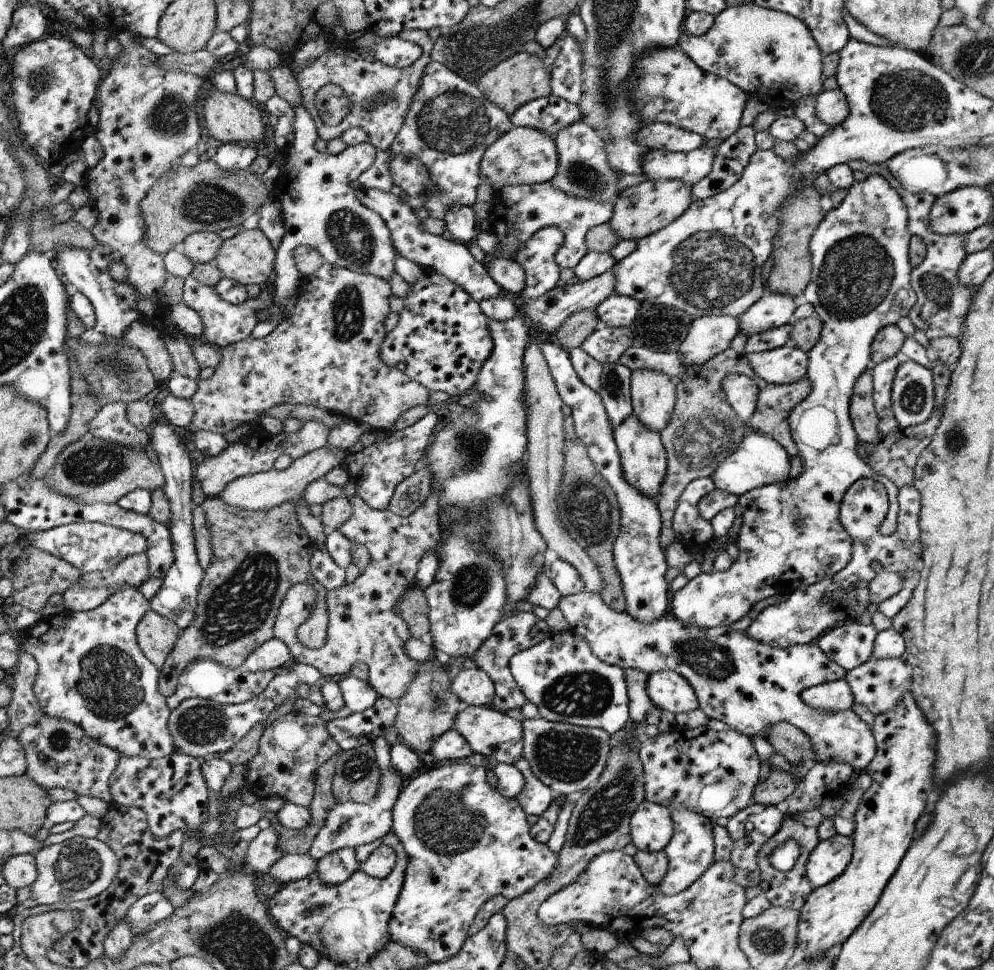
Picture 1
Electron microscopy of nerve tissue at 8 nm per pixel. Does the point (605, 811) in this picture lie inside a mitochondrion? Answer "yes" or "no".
yes

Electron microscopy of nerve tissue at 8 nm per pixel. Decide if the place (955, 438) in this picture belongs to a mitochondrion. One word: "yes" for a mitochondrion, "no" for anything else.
yes

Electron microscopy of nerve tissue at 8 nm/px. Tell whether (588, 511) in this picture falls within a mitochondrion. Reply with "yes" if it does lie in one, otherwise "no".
yes

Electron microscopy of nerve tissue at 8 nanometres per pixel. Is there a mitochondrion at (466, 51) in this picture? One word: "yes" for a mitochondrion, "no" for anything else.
yes

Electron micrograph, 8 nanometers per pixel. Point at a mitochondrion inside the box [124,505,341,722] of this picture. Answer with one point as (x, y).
(239, 605)

